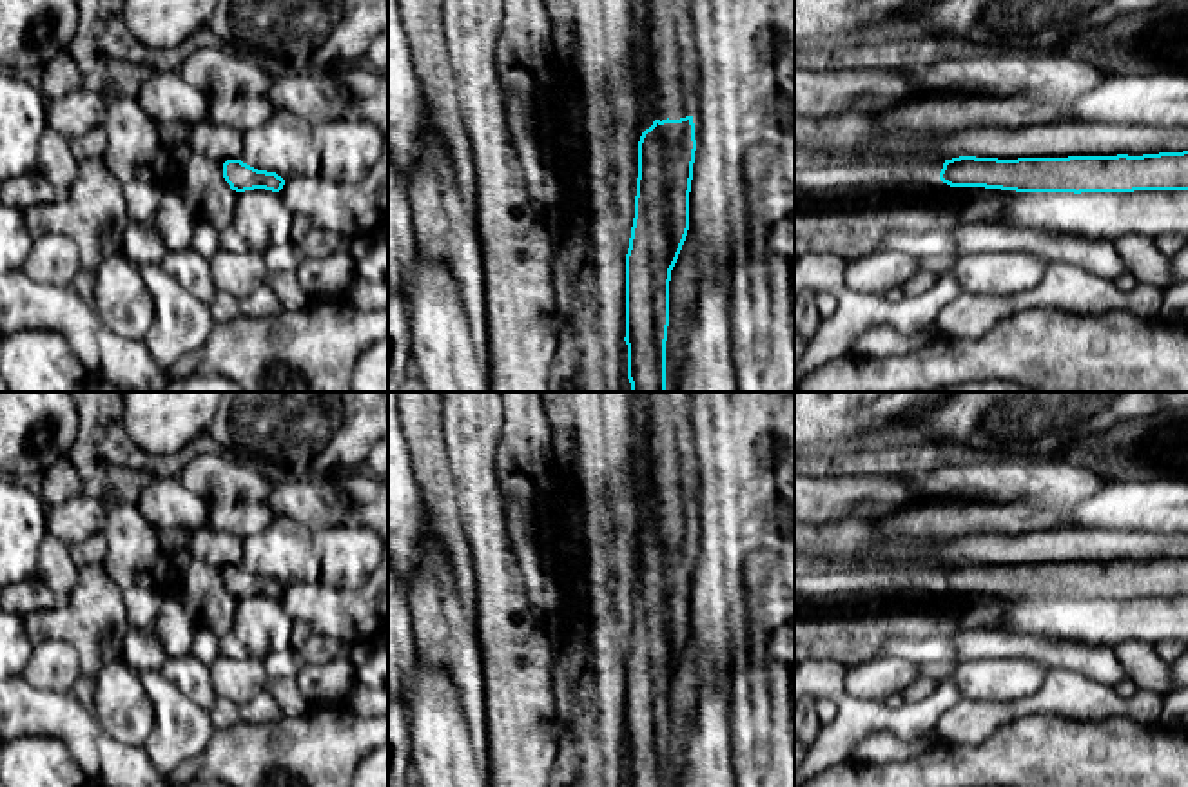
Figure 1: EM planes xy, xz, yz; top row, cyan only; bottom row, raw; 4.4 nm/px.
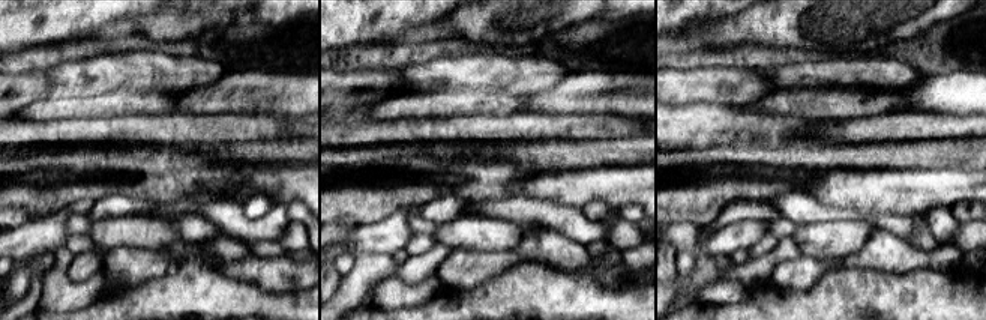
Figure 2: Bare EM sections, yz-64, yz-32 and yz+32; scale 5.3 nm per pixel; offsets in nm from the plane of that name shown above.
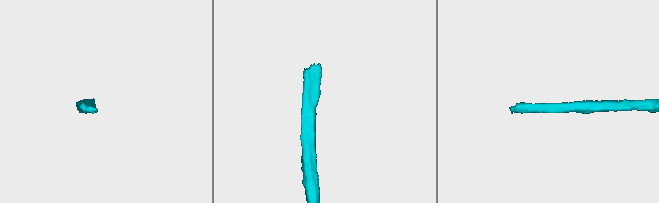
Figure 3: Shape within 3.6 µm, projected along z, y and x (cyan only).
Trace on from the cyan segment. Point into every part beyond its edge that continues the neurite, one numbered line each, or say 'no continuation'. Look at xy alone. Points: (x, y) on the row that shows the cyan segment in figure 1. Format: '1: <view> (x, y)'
no continuation

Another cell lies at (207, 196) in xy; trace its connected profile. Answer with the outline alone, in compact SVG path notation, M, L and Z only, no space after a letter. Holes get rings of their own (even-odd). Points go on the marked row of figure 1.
M194 152L176 190L196 223L210 223L218 232L232 225L238 192L225 181L223 163Z

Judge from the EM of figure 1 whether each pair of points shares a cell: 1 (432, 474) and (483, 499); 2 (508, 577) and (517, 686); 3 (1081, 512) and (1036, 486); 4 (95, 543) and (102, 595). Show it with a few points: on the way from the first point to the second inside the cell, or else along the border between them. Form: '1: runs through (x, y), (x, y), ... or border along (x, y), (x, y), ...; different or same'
1: border along (443, 443), (448, 454), (456, 514), (463, 526); different
2: runs through (506, 604), (506, 626), (514, 646), (514, 659); same
3: border along (1078, 503), (1071, 508); different
4: border along (102, 561), (84, 564), (78, 570); different

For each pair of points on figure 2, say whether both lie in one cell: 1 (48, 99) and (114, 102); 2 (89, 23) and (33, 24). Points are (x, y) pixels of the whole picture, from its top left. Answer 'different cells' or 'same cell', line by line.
1: same cell
2: same cell

